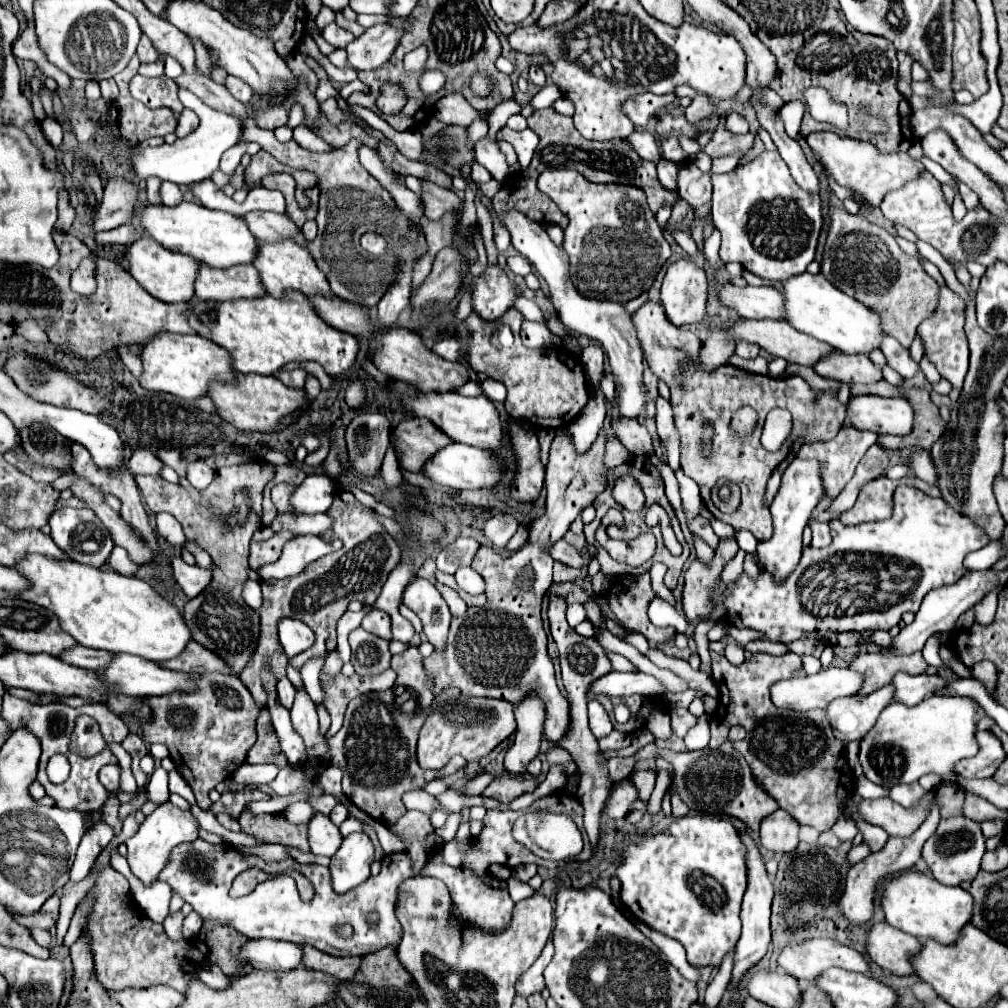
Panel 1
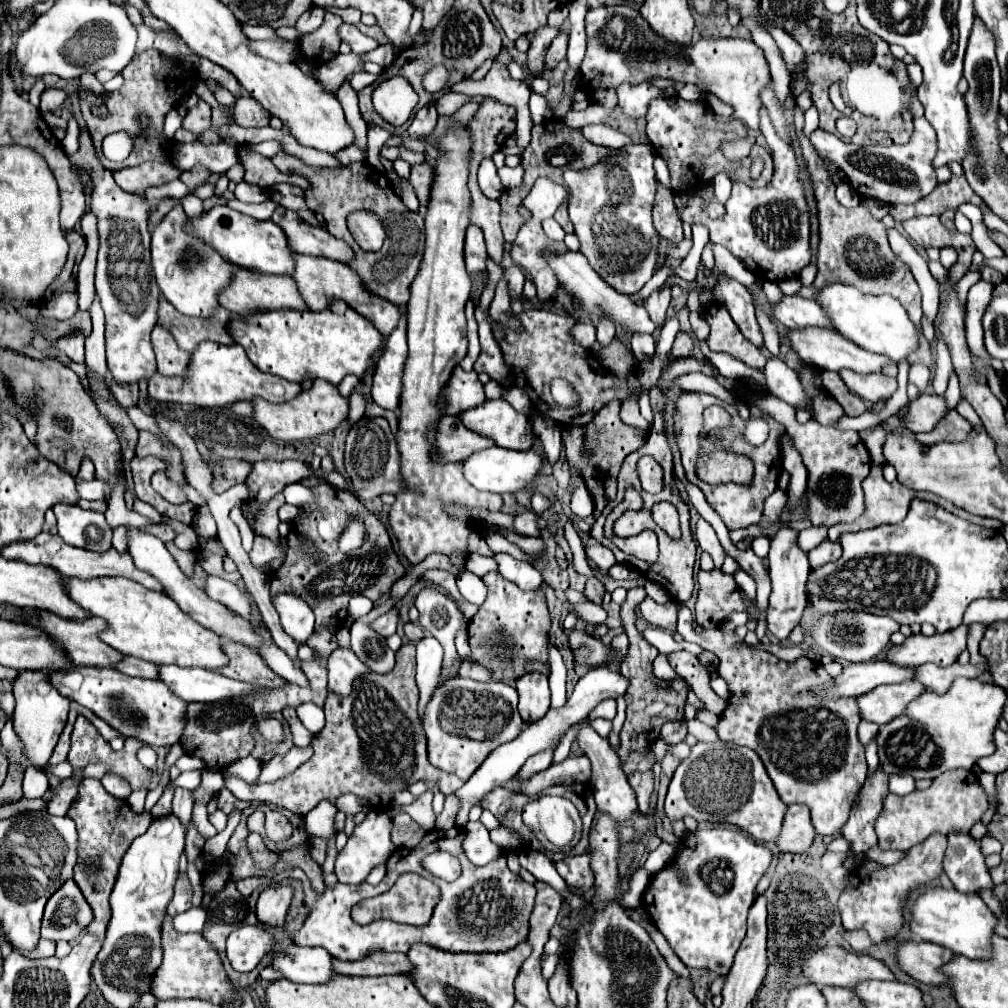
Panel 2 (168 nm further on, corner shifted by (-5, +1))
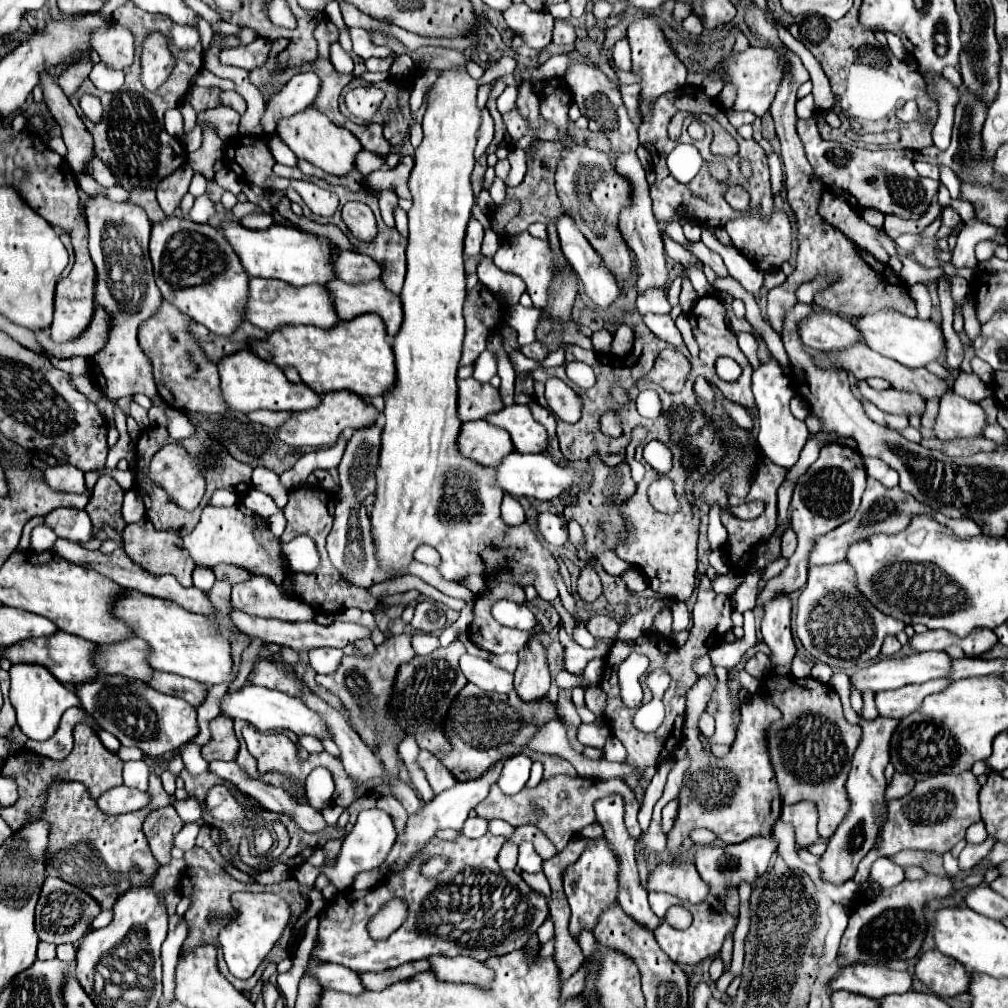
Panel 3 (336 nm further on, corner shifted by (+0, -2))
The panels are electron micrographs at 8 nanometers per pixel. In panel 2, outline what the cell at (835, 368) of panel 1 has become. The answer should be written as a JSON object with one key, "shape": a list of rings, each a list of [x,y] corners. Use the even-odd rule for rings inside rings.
{"shape":[[[840,371],[840,377],[852,393],[870,403],[888,401],[896,391],[896,377],[888,377],[884,373],[860,375],[856,371]]]}

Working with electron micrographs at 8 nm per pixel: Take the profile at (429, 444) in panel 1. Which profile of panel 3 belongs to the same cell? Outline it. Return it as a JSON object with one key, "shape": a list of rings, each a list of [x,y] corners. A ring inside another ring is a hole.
{"shape":[[[487,420],[465,422],[457,440],[459,452],[479,464],[497,466],[505,454],[515,452],[507,430],[491,426]]]}

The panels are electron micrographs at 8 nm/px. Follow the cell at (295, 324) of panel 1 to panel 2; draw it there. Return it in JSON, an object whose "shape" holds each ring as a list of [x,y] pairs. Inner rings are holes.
{"shape":[[[332,301],[324,311],[260,311],[260,315],[248,315],[248,319],[232,319],[228,323],[228,333],[232,335],[234,343],[242,345],[248,359],[264,373],[278,375],[288,381],[302,381],[304,377],[310,379],[324,379],[328,383],[338,385],[346,375],[362,377],[364,371],[372,363],[372,353],[382,345],[382,335],[376,331],[376,327],[352,311],[344,301]]]}

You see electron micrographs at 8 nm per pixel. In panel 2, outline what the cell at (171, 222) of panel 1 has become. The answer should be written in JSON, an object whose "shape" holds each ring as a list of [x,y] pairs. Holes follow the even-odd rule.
{"shape":[[[218,205],[196,217],[188,217],[186,229],[188,235],[196,235],[196,239],[208,243],[218,255],[224,257],[224,261],[236,267],[244,267],[260,273],[274,273],[274,275],[290,275],[294,271],[292,249],[282,229],[272,221],[258,221],[252,219],[250,215],[230,209],[228,205]]]}

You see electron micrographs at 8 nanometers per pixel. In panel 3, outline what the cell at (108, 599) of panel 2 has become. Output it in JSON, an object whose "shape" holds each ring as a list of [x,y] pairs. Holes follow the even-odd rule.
{"shape":[[[131,592],[121,598],[113,612],[117,618],[125,620],[131,626],[135,636],[151,644],[153,652],[149,656],[149,662],[155,670],[187,676],[209,686],[229,684],[233,680],[231,644],[227,642],[227,638],[215,638],[215,634],[211,634],[207,616],[187,612],[171,600],[143,596],[139,592]]]}

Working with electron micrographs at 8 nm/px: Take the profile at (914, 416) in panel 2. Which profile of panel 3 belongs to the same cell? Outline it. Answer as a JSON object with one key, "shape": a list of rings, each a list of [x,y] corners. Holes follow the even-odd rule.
{"shape":[[[945,394],[941,398],[933,432],[941,440],[973,438],[983,436],[985,426],[987,426],[987,414],[979,404],[965,400],[957,394]]]}

